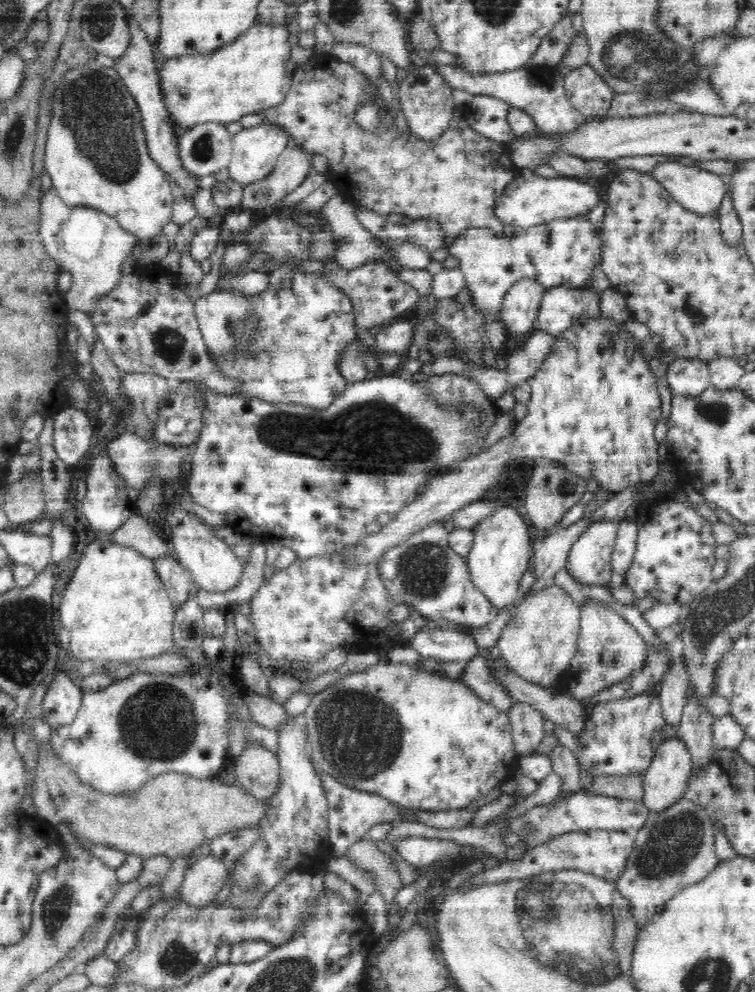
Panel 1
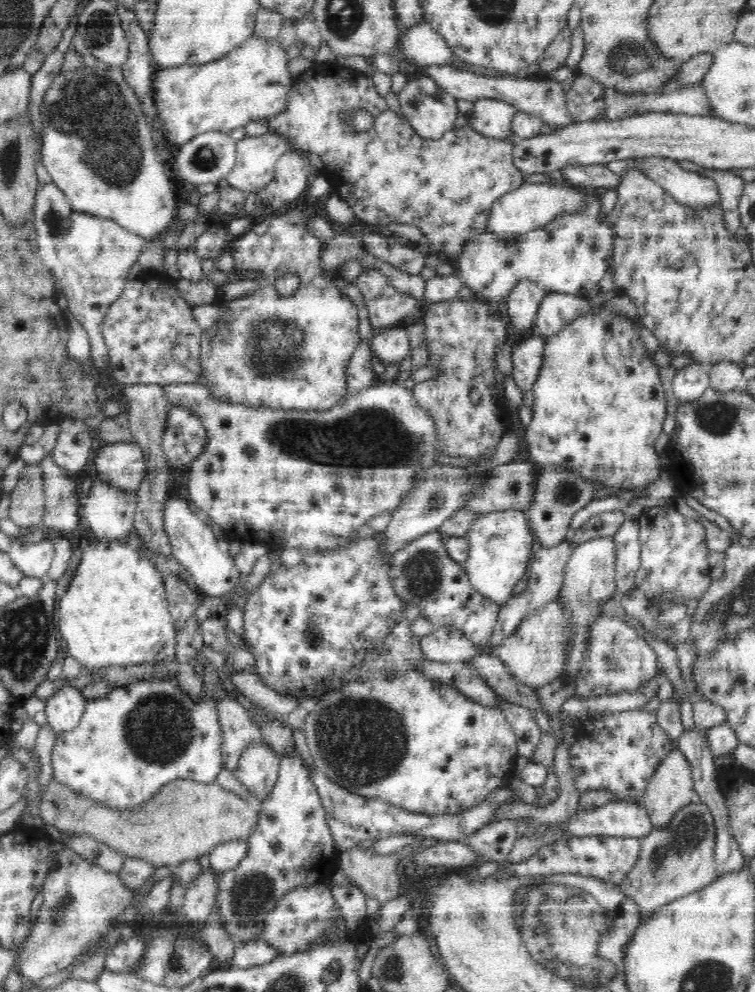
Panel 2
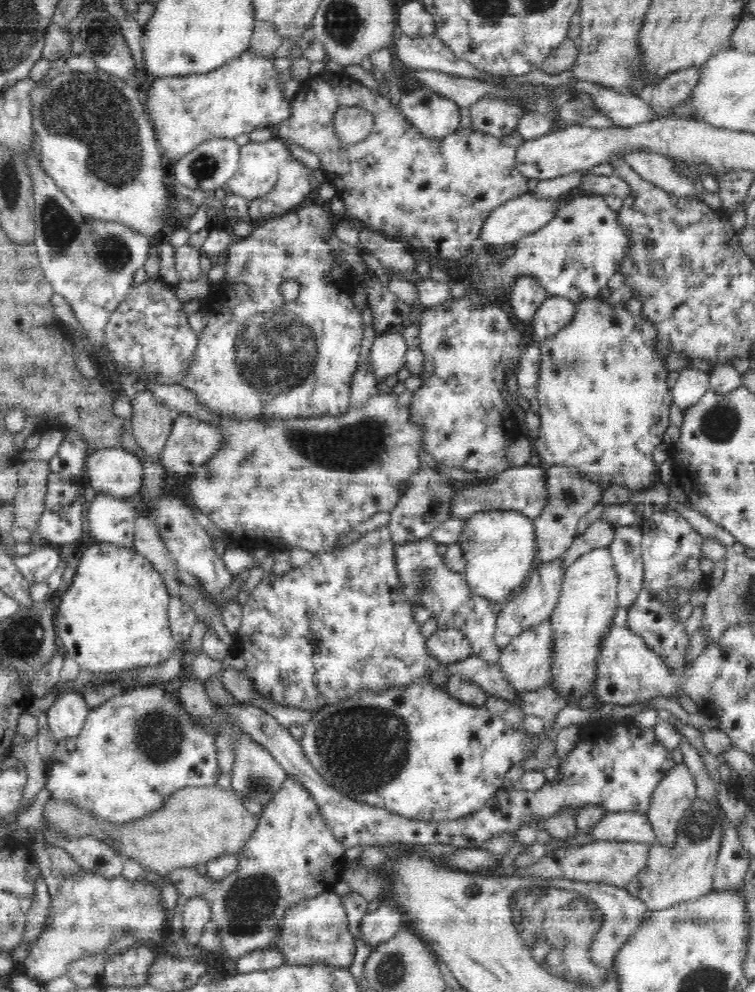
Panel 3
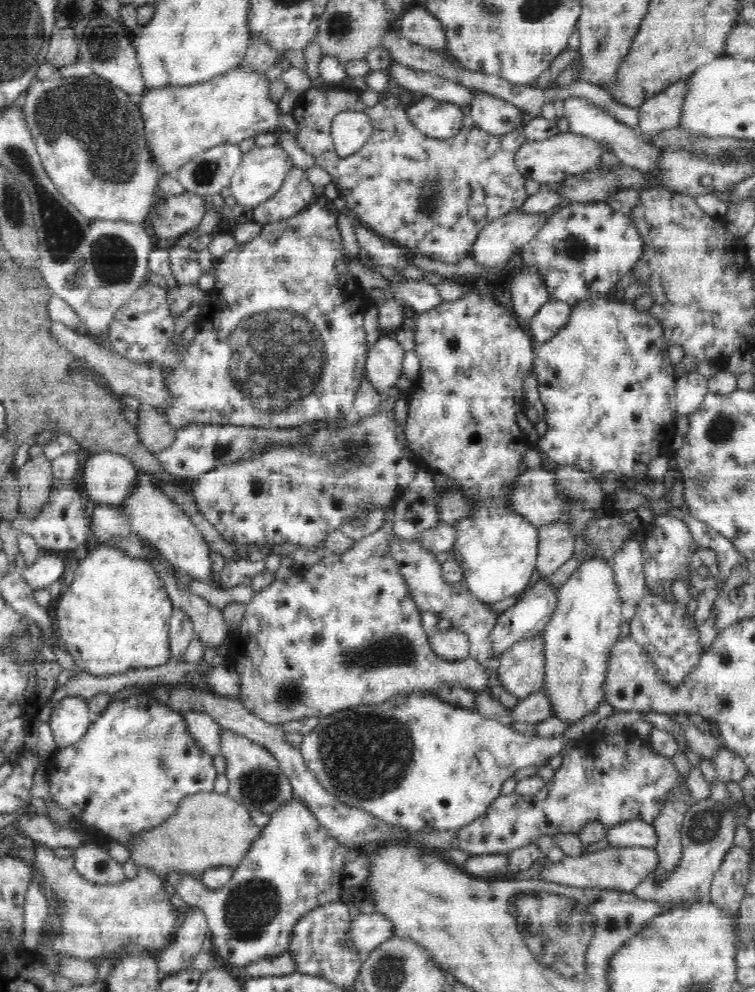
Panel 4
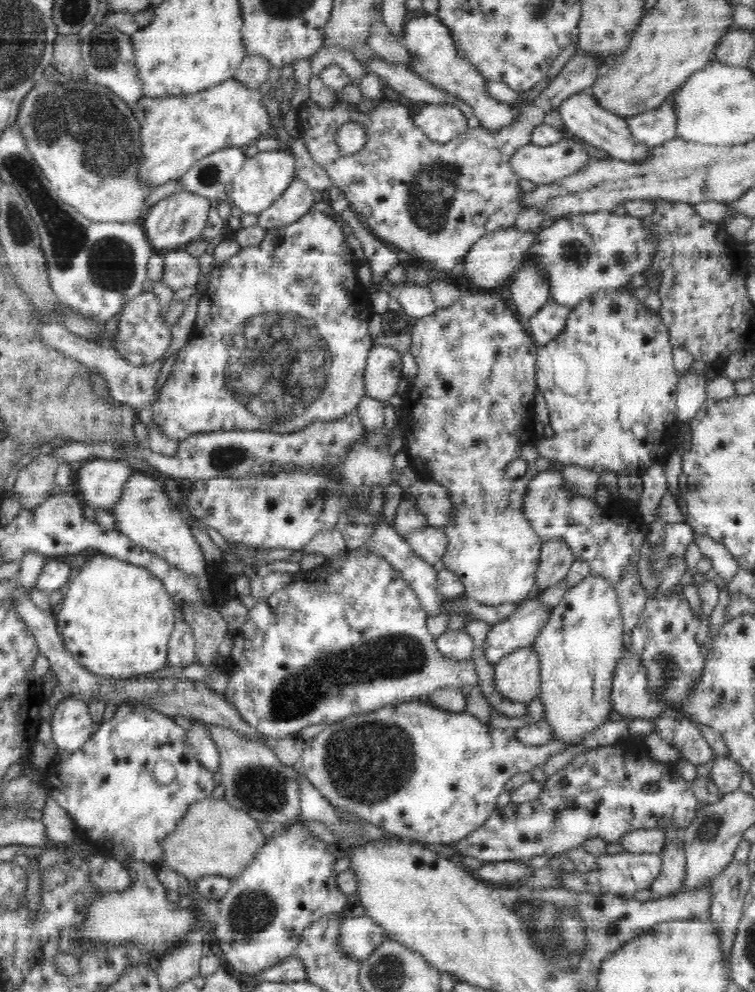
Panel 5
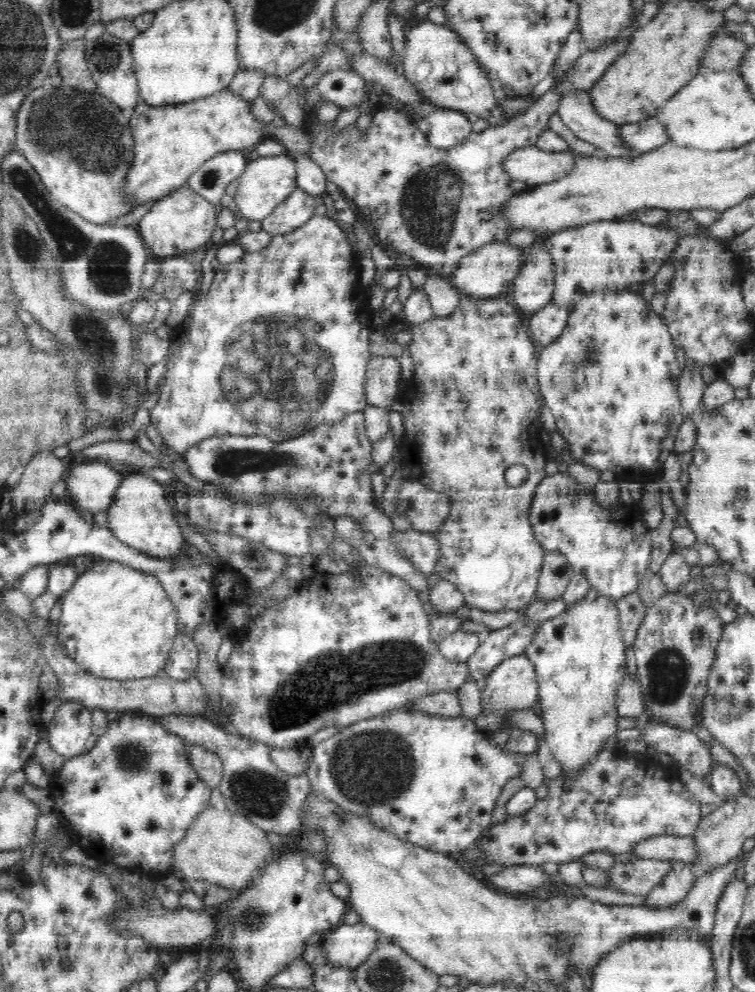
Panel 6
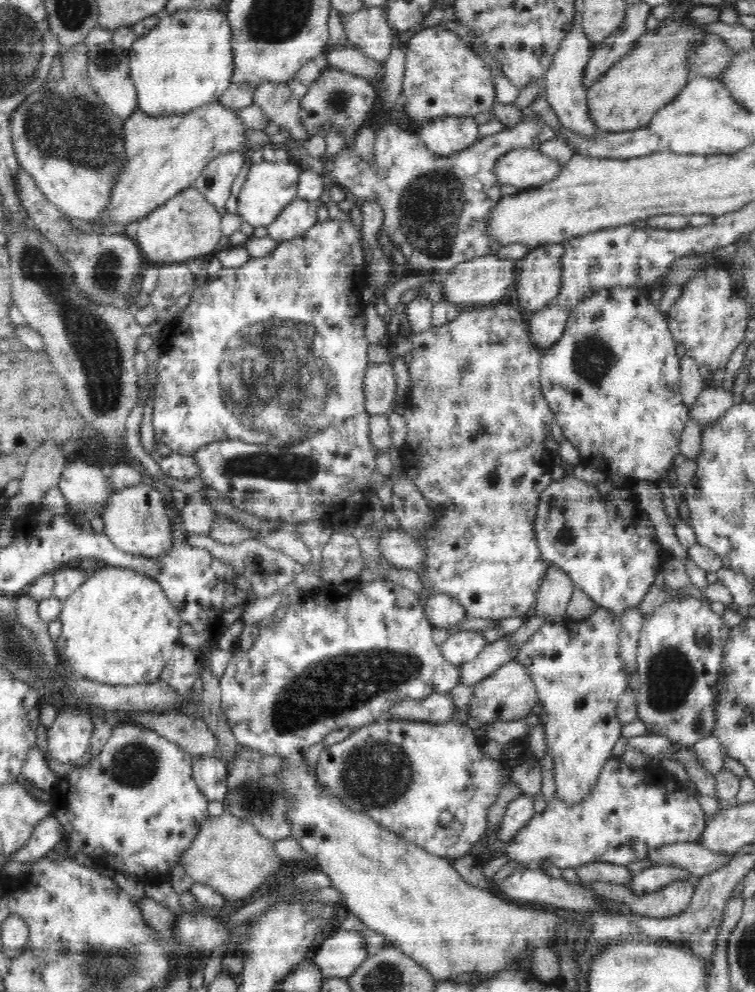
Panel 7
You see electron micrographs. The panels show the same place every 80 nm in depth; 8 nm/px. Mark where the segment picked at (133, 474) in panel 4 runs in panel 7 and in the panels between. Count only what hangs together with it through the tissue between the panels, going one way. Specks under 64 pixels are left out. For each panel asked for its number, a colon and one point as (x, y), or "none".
5: (99, 482)
6: (92, 486)
7: (81, 483)

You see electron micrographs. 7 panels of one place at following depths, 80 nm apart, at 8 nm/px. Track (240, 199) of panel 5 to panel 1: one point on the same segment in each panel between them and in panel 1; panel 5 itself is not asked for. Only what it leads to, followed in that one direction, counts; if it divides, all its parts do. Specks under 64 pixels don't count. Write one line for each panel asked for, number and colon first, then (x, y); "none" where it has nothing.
1: (256, 150)
2: (257, 156)
3: (259, 162)
4: (262, 169)

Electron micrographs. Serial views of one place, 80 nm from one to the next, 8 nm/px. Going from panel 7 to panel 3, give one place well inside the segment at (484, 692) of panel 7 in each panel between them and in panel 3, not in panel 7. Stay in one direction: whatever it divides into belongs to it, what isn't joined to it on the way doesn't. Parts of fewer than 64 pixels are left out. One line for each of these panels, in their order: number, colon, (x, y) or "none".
3: (526, 660)
4: (521, 672)
5: (517, 676)
6: (511, 685)

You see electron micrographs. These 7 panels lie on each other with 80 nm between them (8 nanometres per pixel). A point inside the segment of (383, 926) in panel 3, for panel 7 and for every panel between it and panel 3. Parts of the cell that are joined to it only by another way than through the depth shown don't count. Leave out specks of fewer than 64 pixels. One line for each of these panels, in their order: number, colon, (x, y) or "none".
4: (367, 931)
5: (360, 936)
6: (347, 945)
7: (338, 954)

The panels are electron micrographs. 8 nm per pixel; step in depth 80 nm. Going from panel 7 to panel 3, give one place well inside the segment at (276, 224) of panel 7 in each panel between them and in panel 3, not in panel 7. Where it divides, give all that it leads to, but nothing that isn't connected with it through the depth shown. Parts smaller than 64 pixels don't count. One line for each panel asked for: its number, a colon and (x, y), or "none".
3: (292, 186)
4: (294, 195)
5: (297, 199)
6: (292, 213)

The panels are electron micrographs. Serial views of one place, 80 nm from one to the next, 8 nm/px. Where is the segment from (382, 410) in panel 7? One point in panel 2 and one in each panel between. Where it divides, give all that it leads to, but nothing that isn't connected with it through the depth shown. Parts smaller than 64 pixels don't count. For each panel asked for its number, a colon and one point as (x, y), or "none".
2: (392, 346)
3: (388, 351)
4: (383, 366)
5: (383, 371)
6: (383, 373)

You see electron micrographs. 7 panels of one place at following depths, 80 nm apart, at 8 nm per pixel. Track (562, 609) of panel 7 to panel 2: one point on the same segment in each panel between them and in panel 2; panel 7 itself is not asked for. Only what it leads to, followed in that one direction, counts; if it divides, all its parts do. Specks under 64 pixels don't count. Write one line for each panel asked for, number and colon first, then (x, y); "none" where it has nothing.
2: (558, 495)
3: (568, 499)
4: (556, 541)
5: (555, 559)
6: (556, 573)

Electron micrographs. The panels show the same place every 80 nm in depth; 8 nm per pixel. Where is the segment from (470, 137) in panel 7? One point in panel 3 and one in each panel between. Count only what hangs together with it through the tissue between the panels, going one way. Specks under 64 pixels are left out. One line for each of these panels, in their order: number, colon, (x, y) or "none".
3: (434, 115)
4: (440, 120)
5: (440, 123)
6: (444, 128)

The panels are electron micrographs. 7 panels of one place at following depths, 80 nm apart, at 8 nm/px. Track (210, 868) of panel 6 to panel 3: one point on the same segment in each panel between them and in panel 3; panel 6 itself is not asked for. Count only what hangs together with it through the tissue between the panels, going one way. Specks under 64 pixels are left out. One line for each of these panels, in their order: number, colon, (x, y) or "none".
3: (198, 824)
4: (210, 829)
5: (212, 839)

